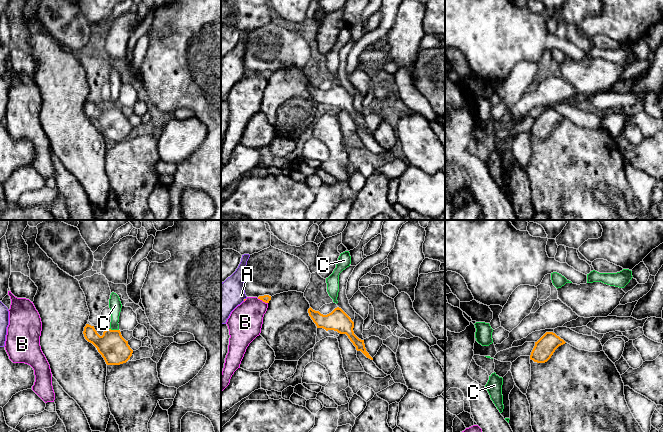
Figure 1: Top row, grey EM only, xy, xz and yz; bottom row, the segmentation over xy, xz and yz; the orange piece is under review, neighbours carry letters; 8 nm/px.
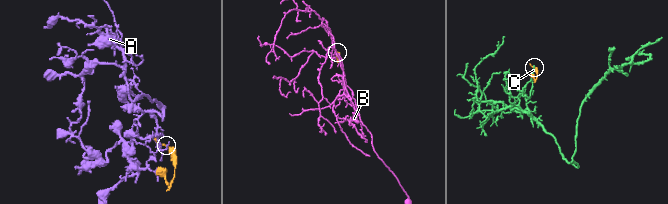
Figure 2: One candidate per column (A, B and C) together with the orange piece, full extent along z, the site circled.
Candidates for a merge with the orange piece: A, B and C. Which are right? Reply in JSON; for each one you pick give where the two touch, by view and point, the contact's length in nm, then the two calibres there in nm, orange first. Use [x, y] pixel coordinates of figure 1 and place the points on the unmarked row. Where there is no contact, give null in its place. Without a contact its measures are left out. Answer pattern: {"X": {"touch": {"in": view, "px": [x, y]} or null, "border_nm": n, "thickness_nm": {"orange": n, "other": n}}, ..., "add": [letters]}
{"add": []}

